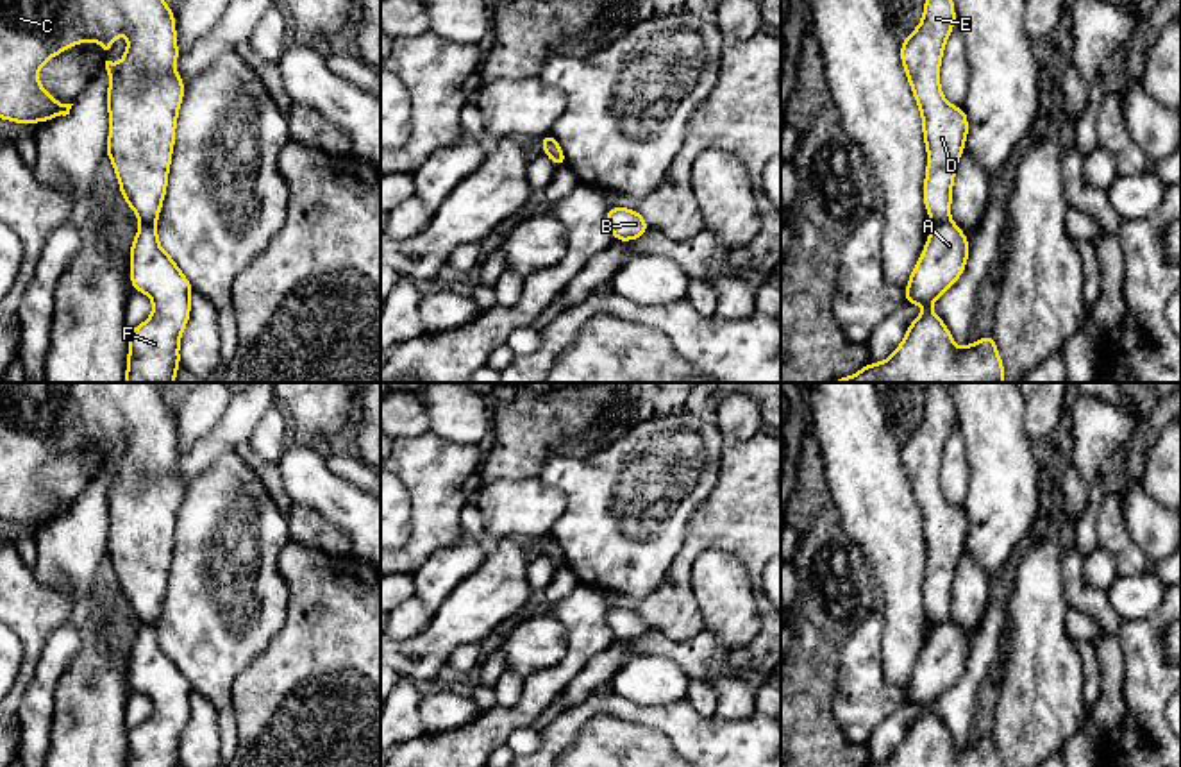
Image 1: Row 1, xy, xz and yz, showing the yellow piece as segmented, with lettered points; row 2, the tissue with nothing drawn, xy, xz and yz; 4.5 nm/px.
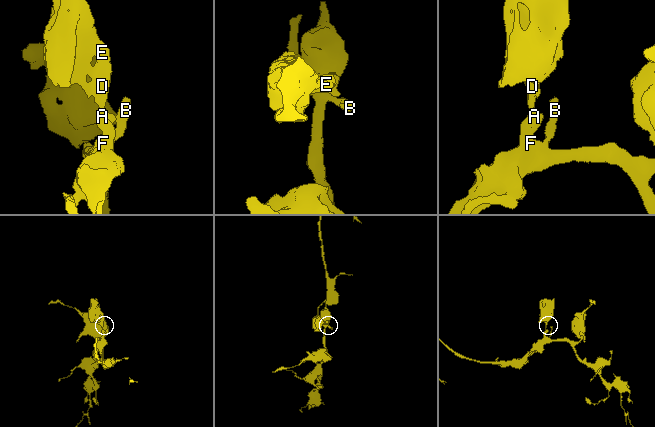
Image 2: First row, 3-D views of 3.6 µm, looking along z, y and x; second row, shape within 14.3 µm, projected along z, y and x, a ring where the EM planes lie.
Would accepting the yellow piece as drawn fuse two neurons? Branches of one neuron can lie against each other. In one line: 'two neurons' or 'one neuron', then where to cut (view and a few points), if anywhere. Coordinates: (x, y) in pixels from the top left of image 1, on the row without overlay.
two neurons; cut yz (947, 619), (933, 626)

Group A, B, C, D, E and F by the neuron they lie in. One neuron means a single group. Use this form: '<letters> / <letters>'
A B F / C D E

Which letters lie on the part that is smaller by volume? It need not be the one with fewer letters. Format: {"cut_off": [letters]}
{"cut_off": ["C", "D", "E"]}

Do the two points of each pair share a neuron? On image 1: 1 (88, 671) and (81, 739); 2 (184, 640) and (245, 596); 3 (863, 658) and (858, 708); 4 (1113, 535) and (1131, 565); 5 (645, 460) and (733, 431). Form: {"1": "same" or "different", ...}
{"1": "same", "2": "same", "3": "same", "4": "same", "5": "different"}

